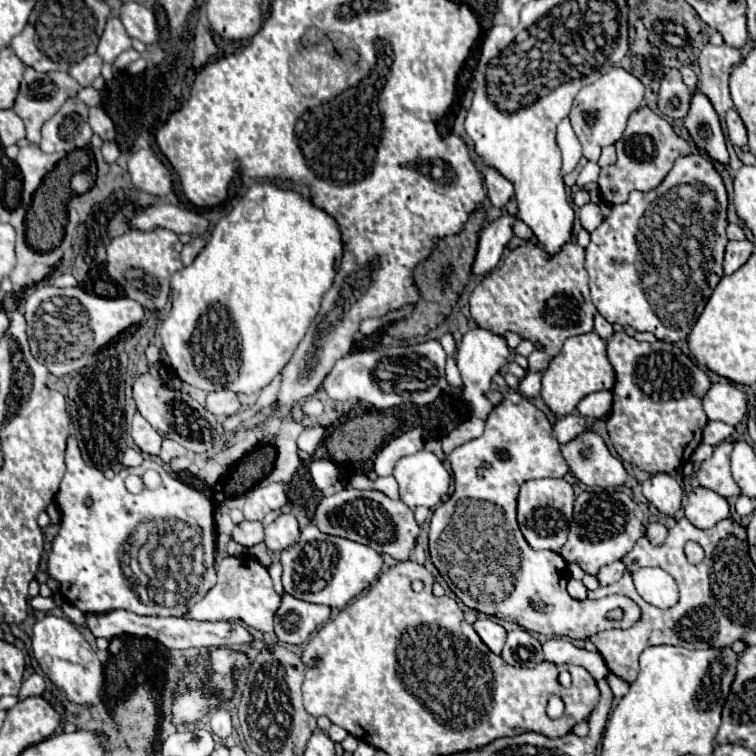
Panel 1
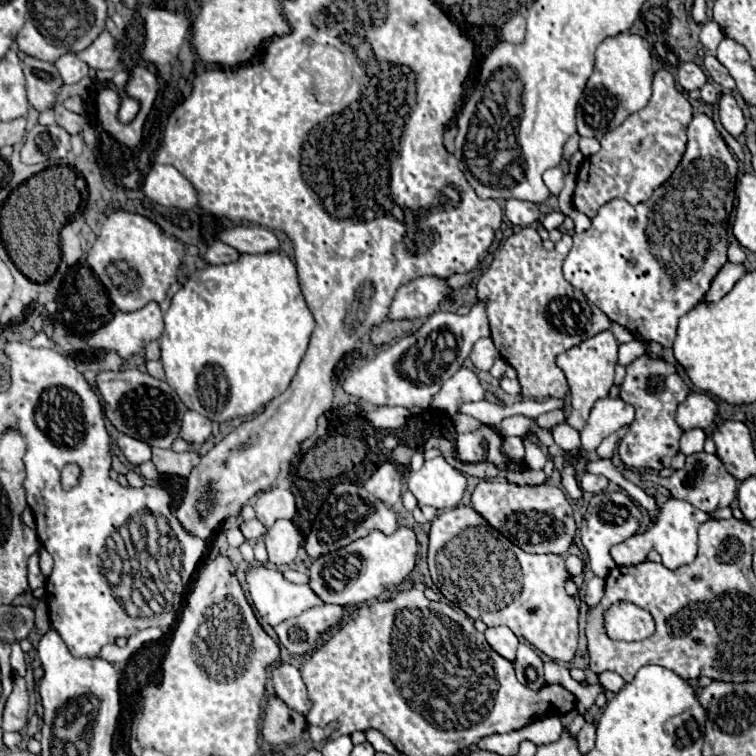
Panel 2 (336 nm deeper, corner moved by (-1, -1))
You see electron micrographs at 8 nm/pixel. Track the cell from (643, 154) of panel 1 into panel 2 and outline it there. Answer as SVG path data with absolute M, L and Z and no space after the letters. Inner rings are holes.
M660 69L654 75L648 105L642 111L632 113L620 127L606 133L600 139L602 149L582 163L574 191L574 207L588 217L594 217L604 203L618 197L626 199L630 205L650 199L652 191L672 175L684 155L686 125L692 119L690 109L688 99L676 91L674 77Z

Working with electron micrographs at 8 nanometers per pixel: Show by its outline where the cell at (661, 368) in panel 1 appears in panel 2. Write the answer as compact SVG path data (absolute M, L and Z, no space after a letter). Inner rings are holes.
M640 355L626 367L626 377L622 381L622 401L636 409L636 417L628 433L618 443L618 455L622 463L630 469L652 469L660 471L670 467L674 455L678 453L678 441L684 433L676 423L676 407L690 395L688 385L678 375L676 367L662 357Z

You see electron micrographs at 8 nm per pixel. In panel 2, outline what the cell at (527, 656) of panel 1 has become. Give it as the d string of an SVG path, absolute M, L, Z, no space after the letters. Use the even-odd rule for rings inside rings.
M526 643L518 645L518 653L516 653L516 659L512 665L516 669L518 681L528 685L530 689L540 689L546 685L542 659L538 657L538 653L530 645L526 645Z

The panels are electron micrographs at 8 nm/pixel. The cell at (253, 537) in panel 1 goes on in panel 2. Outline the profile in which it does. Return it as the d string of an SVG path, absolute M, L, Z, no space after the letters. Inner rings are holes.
M250 519L250 521L240 523L240 531L246 537L246 541L256 541L266 533L266 527L258 519Z

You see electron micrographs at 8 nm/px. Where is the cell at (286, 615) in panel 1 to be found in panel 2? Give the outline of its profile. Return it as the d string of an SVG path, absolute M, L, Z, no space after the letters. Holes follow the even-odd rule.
M320 605L304 611L298 617L282 621L278 627L274 627L274 631L288 651L304 655L306 651L312 651L316 647L322 633L336 625L340 617L342 617L340 605Z

